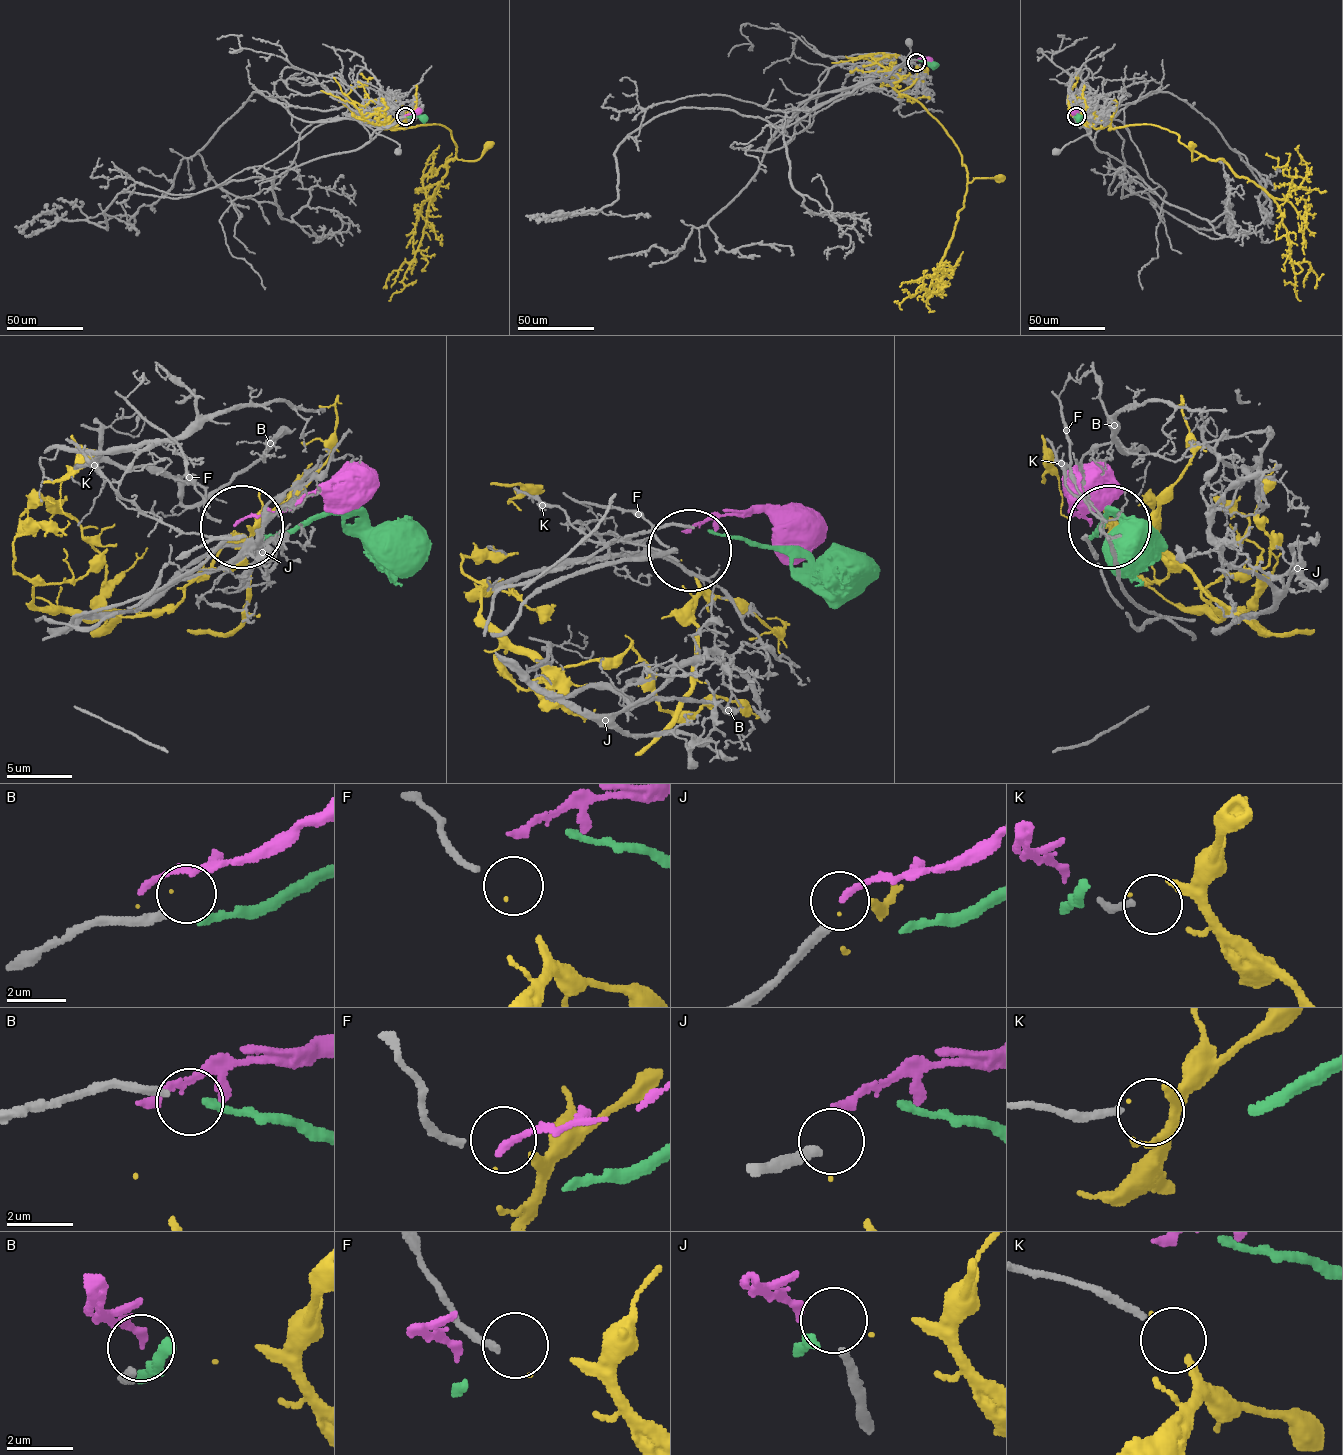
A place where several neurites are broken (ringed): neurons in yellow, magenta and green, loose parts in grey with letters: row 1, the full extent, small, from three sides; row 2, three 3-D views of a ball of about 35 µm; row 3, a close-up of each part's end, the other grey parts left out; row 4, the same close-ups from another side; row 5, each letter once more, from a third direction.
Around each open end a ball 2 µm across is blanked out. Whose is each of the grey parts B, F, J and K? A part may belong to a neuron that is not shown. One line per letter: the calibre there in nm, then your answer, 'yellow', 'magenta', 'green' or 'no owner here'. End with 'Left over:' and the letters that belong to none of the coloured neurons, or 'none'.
B: 280 nm thick; no owner here
F: 220 nm thick; no owner here
J: 300 nm thick; no owner here
K: 200 nm thick; no owner here
Left over: B, F, J, K

